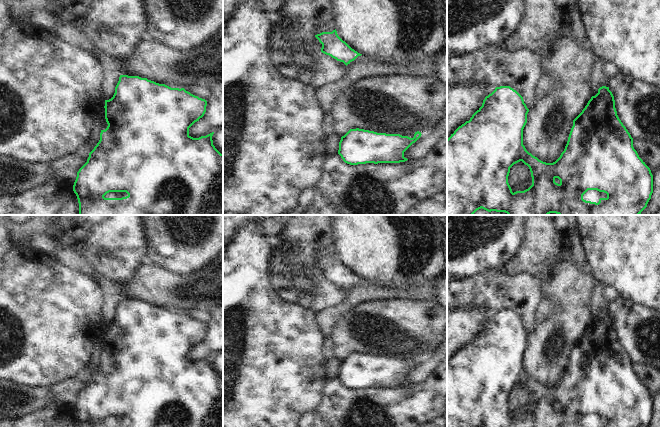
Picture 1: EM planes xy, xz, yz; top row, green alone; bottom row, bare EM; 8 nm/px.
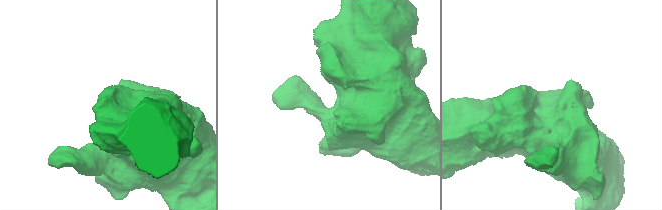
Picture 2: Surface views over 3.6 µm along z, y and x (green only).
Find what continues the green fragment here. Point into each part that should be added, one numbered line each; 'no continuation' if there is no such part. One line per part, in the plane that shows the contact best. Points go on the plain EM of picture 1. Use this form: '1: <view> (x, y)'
no continuation

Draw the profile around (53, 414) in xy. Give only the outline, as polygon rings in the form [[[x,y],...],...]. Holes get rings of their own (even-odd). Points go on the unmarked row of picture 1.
[[[49,402],[43,409],[29,415],[0,421],[0,427],[78,427],[73,415],[74,405]]]

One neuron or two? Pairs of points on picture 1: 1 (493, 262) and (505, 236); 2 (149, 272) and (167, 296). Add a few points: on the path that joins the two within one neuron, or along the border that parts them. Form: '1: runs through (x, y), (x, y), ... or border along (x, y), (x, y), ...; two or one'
1: runs through (493, 256), (493, 248), (499, 242); one
2: runs through (149, 278), (161, 290); one

